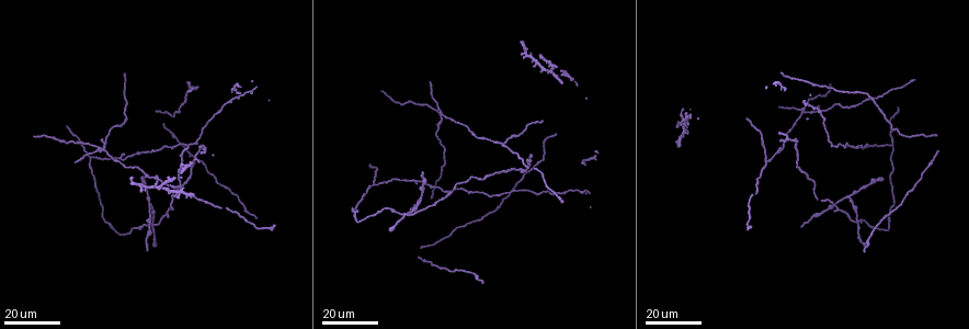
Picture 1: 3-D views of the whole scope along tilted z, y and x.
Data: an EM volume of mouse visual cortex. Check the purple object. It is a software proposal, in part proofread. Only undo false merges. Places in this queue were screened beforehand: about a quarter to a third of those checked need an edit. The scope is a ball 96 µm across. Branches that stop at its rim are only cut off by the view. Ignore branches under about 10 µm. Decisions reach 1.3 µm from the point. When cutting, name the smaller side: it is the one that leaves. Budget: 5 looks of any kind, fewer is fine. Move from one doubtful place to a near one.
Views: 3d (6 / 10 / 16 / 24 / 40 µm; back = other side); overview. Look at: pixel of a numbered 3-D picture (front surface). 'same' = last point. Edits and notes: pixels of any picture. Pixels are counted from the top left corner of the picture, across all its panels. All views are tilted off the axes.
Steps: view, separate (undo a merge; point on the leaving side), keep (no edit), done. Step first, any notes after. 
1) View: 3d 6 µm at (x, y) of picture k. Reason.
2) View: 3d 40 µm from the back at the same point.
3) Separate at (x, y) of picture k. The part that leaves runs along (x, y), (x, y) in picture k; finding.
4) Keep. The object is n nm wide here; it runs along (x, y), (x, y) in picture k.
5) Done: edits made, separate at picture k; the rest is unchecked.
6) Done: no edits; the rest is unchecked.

View: 3d 16 µm at (100, 150) of picture 1. Four or more arms meet.

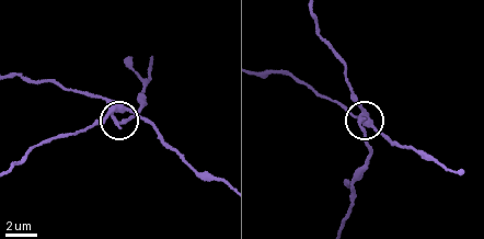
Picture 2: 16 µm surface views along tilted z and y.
View: 3d 10 µm at (358, 115) of picture 2.

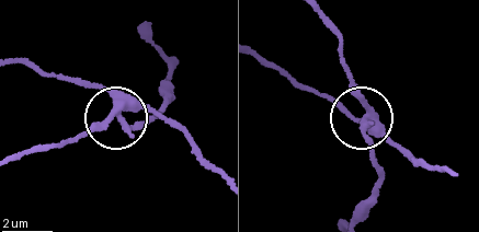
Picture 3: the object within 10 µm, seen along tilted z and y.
View: 3d 10 µm from the back at (120, 115) of picture 3. Other side.

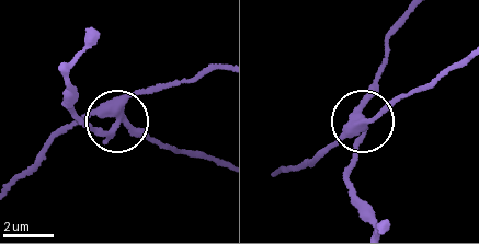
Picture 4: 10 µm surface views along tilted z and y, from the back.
Separate at (141, 129) of picture 4. 4 arms meet here; the part that leaves runs along (118, 113), (97, 128), (83, 127), (63, 102), (66, 78) in picture 4; two cells meet here.

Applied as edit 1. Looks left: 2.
View: 3d 16 µm at (180, 186) of picture 1. Branch point.

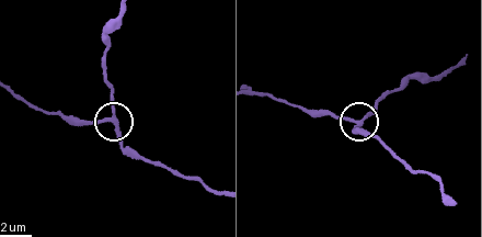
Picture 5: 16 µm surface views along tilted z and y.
View: 3d 6 µm at (360, 121) of picture 5. Closer look.

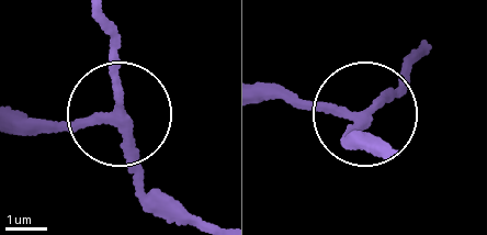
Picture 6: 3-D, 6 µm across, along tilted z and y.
Keep. The side arm is 44 µm long; one cell here.

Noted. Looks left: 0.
Done: edits made, separate at picture 4; the rest is unchecked.

